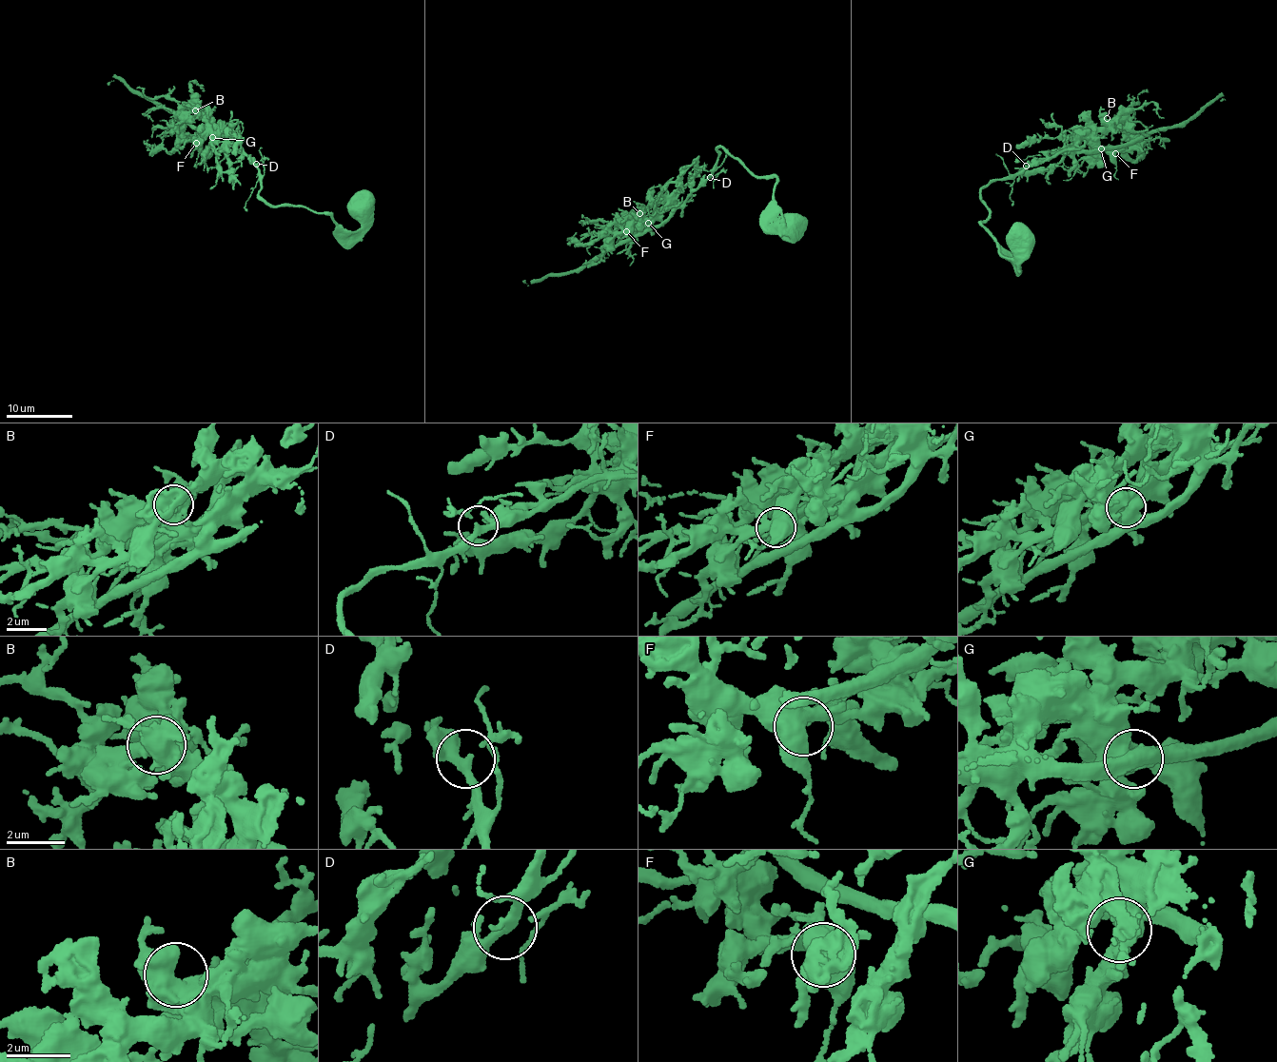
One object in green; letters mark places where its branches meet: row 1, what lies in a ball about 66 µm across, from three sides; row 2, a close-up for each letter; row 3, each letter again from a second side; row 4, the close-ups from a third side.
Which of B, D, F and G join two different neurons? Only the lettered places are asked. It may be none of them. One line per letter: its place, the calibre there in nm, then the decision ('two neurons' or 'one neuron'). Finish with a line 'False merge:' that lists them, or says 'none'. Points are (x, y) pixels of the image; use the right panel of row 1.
B: at (1107, 118); 500 nm thick; one neuron
D: at (1026, 166); 220 nm thick; one neuron
F: at (1115, 153); 550 nm thick; one neuron
G: at (1101, 148); 480 nm thick; one neuron
False merge: none

